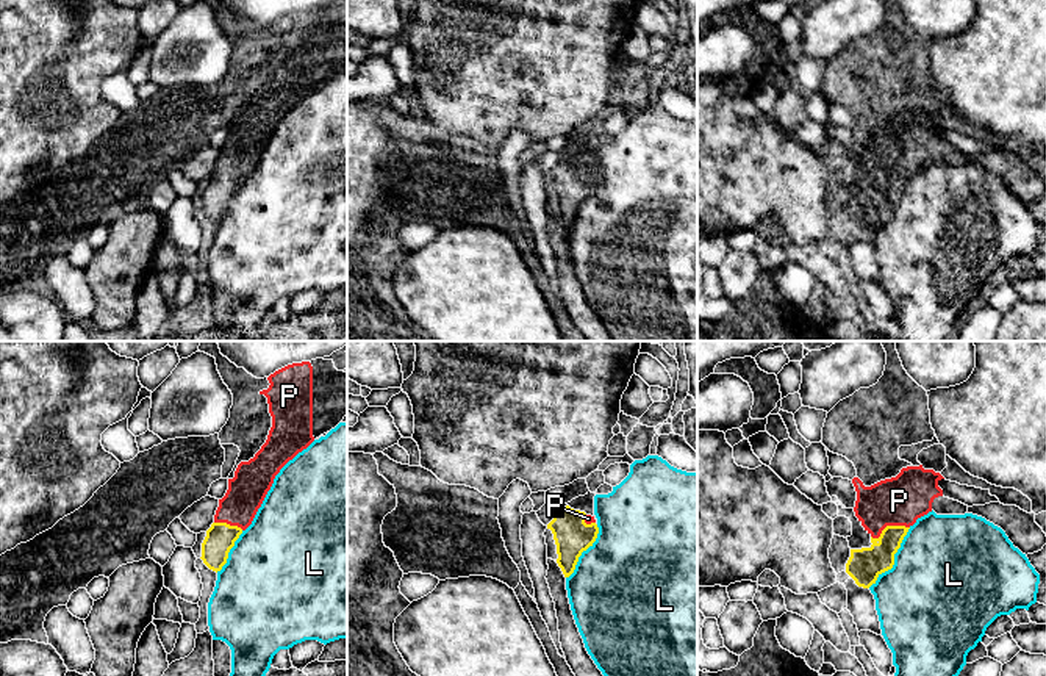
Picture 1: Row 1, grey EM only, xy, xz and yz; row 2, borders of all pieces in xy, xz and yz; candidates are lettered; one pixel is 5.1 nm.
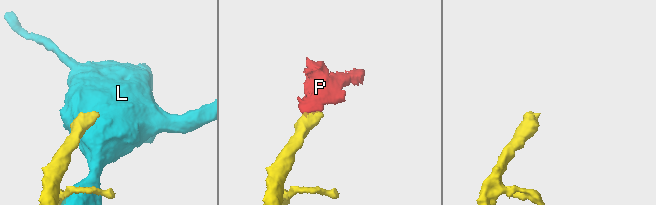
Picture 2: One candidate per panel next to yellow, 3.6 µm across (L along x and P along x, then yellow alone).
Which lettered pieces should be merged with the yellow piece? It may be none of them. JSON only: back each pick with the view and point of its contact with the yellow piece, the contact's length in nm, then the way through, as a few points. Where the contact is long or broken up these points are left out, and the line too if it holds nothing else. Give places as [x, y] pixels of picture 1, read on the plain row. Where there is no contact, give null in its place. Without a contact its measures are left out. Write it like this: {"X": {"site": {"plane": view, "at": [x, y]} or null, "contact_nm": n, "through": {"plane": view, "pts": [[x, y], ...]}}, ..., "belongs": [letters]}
{"P": {"site": {"plane": "yz", "at": [888, 176]}, "contact_nm": 200, "through": {"plane": "yz", "pts": [[865, 215], [888, 191], [888, 176], [888, 161], [899, 151]]}}, "belongs": ["P"]}

